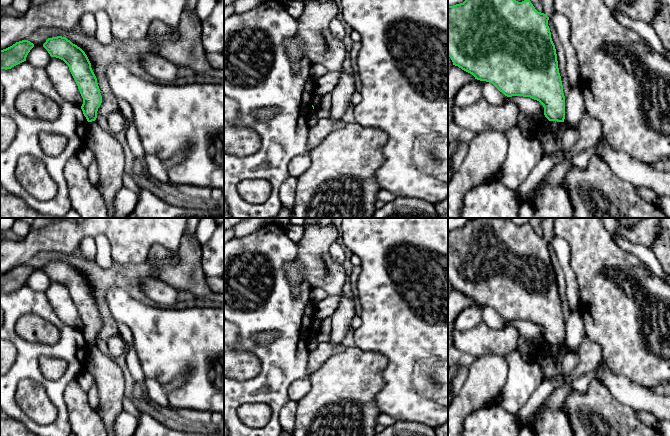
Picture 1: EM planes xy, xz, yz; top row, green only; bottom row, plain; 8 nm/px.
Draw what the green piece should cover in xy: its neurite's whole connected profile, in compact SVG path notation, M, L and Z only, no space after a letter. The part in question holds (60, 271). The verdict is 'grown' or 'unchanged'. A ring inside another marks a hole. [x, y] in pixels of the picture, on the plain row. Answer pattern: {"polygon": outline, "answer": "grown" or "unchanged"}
{"polygon": "M66 261L48 262L43 268L51 281L63 284L78 310L83 322L81 333L88 346L95 345L102 327L102 320L97 302L85 276Z", "answer": "unchanged"}

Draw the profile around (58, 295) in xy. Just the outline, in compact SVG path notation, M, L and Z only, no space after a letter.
M51 281L45 293L58 318L65 324L82 330L83 322L68 289L59 282Z

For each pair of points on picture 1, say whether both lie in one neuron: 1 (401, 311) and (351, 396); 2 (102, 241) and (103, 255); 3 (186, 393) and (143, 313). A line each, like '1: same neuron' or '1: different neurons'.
1: different neurons
2: same neuron
3: same neuron

